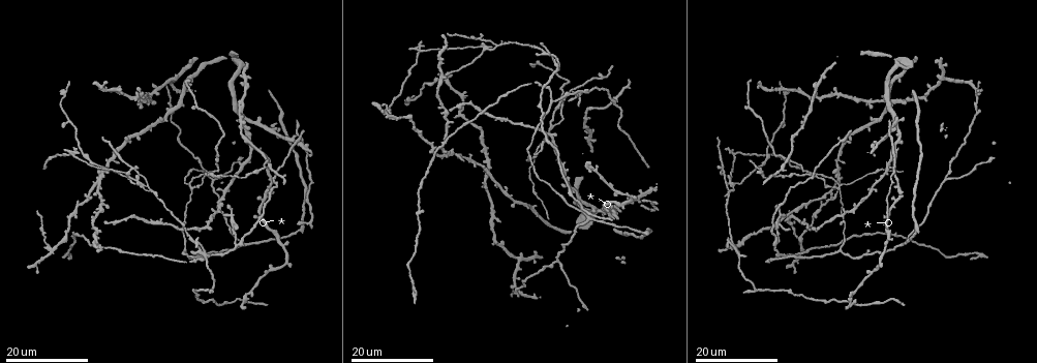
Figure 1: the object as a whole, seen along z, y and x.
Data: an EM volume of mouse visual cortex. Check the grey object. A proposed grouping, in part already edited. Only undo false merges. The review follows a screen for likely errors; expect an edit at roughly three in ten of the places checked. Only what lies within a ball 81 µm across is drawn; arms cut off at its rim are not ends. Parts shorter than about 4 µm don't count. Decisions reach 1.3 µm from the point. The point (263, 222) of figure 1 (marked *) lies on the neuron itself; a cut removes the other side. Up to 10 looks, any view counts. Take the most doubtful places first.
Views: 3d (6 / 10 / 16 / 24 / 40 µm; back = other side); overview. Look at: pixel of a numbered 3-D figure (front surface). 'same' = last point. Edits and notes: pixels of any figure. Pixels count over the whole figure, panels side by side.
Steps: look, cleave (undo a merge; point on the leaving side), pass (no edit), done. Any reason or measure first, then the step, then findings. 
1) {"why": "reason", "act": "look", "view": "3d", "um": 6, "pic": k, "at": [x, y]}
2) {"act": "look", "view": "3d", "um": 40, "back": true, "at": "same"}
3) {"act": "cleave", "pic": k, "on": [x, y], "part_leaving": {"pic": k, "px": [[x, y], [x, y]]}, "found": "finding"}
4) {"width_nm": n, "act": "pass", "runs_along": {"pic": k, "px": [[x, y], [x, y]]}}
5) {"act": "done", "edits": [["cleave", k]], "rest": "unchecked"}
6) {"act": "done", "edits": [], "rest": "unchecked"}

{"why": "calibre changes", "act": "look", "view": "3d", "um": 24, "pic": 1, "at": [854, 301]}

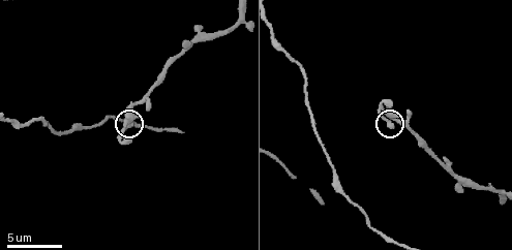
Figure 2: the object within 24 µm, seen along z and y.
{"act": "look", "view": "3d", "um": 10, "pic": 2, "at": [386, 122]}

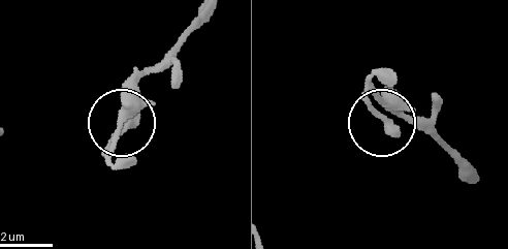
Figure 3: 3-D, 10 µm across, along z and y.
{"act": "pass", "runs_along": {"pic": 3, "px": [[474, 178], [401, 111], [387, 120], [369, 98], [367, 80]]}, "found": "one neuron here"}

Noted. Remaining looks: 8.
{"why": "three-way junction", "act": "look", "view": "3d", "um": 24, "pic": 1, "at": [238, 245]}

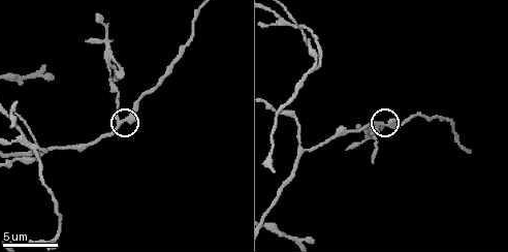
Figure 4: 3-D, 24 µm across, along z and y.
{"act": "look", "view": "3d", "um": 6, "pic": 4, "at": [117, 118]}

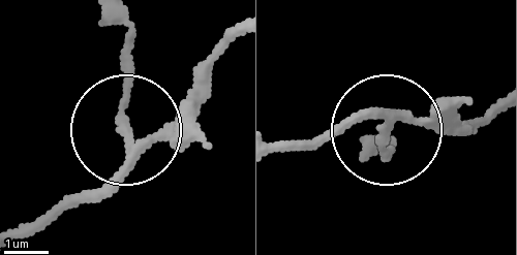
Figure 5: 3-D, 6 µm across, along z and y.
{"arms": 3, "act": "cleave", "pic": 5, "on": [126, 90], "part_leaving": {"pic": 5, "px": [[134, 151], [124, 21]]}, "found": "two neurons meet here"}

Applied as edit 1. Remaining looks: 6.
{"act": "look", "view": "overview"}

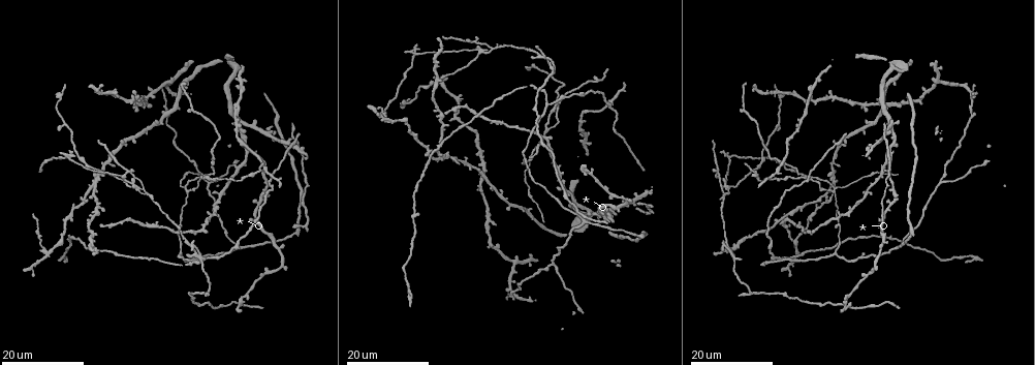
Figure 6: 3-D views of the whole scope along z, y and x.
{"act": "look", "view": "3d", "um": 16, "pic": 6, "at": [732, 257]}

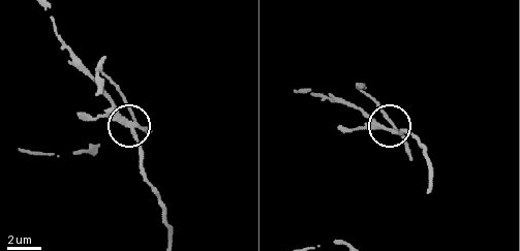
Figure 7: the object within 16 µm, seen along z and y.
{"act": "look", "view": "3d", "um": 10, "pic": 7, "at": [125, 118]}

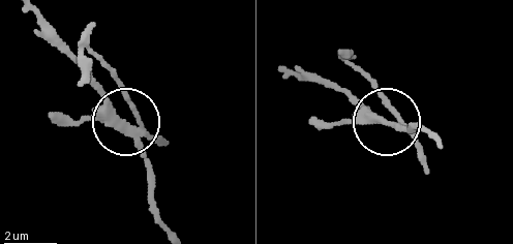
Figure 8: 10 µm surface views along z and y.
{"act": "look", "view": "3d", "um": 6, "pic": 8, "at": [384, 119]}

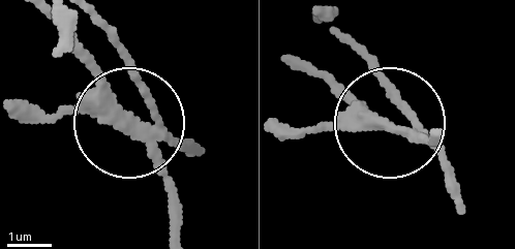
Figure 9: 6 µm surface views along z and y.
{"act": "cleave", "pic": 9, "on": [182, 150], "part_leaving": {"pic": 9, "px": [[127, 116], [142, 87], [101, 20]]}, "found": "a second neuron is stuck on"}

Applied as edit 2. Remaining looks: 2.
{"act": "done", "edits": [["cleave", 5], ["cleave", 9]], "rest": "unchecked"}

